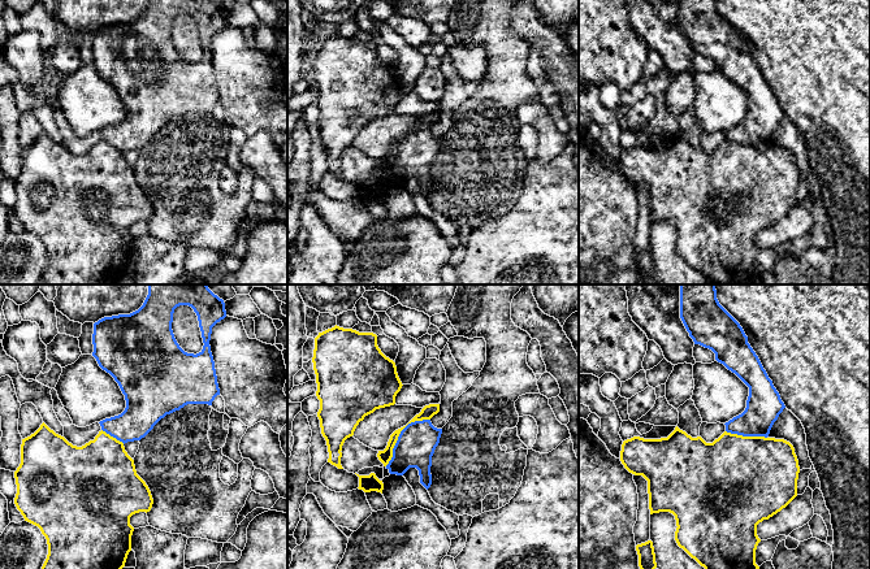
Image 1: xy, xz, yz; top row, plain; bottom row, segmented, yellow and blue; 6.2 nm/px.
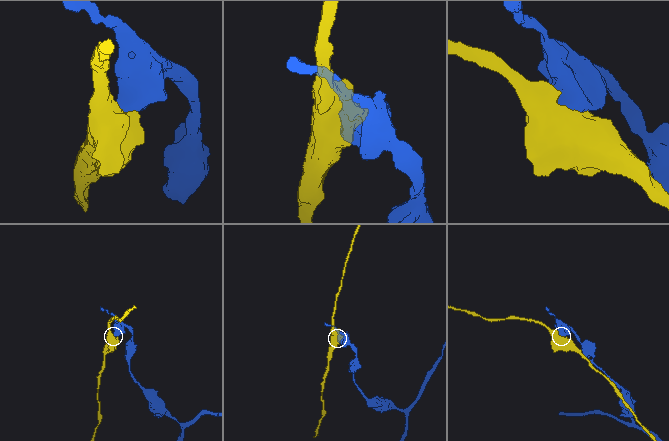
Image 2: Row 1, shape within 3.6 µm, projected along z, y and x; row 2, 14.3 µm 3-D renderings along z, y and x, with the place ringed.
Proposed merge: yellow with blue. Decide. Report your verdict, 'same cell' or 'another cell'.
another cell

